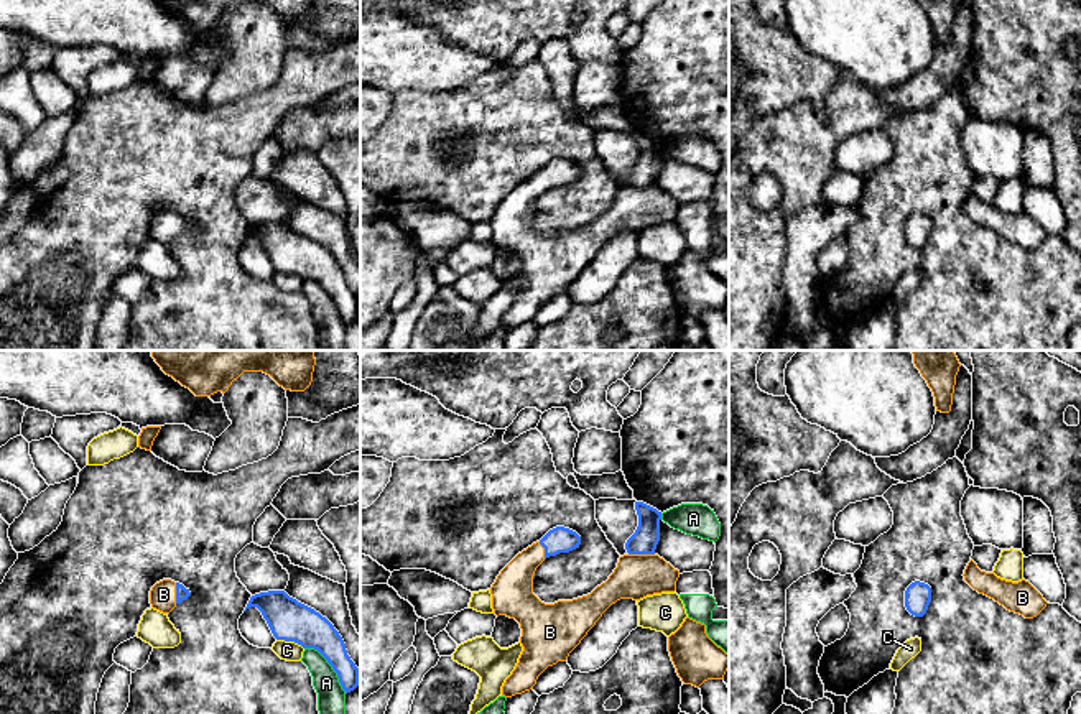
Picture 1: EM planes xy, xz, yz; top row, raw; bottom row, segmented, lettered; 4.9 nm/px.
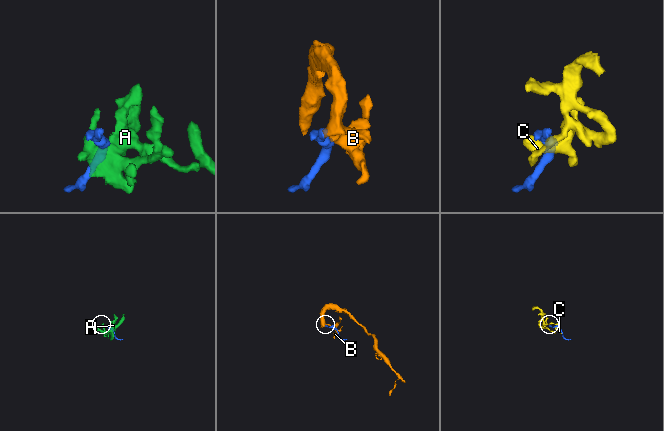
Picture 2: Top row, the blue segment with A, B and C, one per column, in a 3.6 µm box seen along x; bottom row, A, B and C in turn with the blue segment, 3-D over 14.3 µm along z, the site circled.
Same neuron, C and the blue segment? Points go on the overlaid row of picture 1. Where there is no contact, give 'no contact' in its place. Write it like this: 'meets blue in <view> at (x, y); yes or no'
meets blue in xy at (290, 640); no

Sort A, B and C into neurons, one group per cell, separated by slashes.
A / B / C

